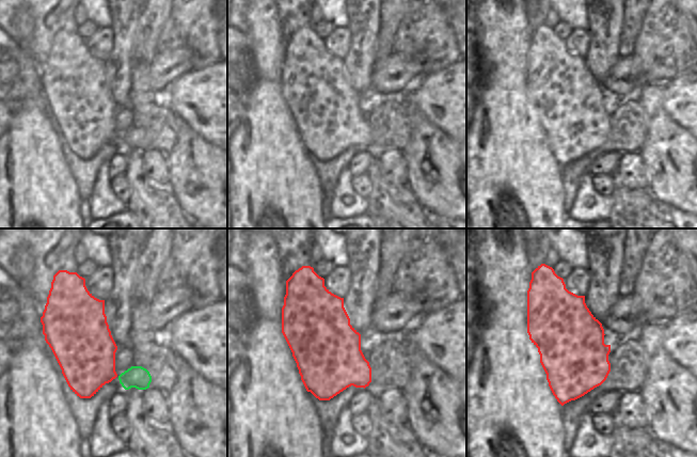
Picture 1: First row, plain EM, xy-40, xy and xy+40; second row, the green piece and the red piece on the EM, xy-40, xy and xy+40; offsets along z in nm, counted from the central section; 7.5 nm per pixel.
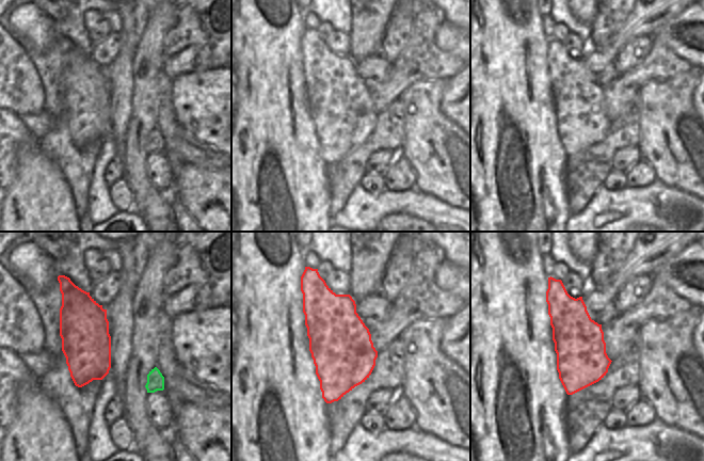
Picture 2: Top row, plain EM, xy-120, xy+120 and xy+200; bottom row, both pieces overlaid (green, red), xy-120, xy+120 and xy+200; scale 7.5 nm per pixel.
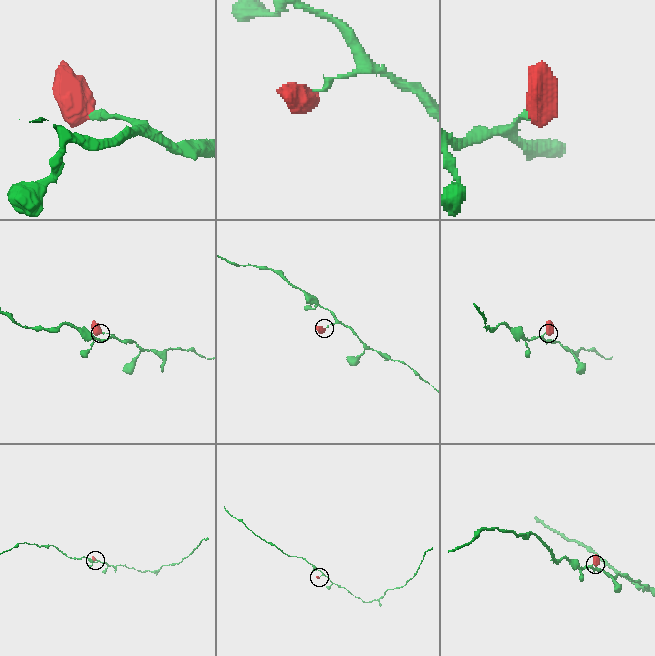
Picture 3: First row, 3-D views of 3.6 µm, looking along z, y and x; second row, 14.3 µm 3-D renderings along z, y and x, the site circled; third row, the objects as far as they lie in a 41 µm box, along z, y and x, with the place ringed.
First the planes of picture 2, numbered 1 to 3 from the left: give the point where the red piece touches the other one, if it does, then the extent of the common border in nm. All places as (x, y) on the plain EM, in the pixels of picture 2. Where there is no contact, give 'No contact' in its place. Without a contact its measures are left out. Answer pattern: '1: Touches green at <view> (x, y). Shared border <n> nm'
1: No contact
2: No contact
3: No contact

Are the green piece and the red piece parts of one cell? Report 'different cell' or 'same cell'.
same cell

